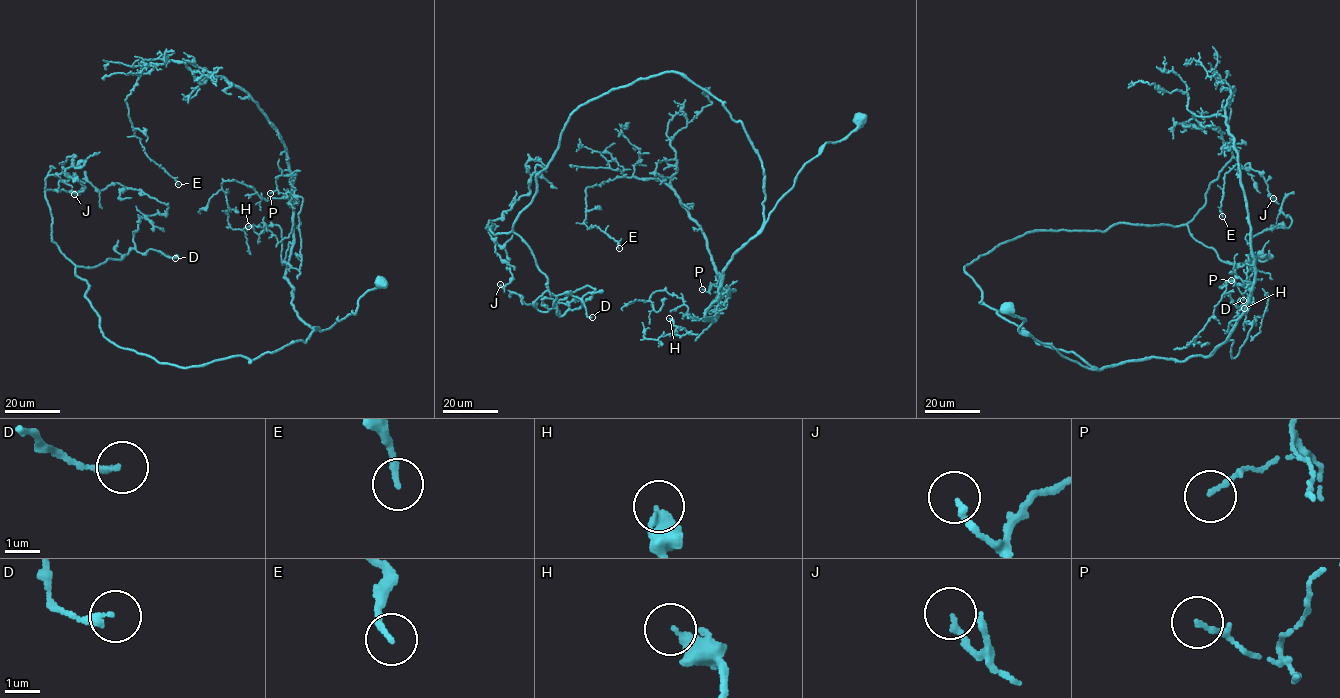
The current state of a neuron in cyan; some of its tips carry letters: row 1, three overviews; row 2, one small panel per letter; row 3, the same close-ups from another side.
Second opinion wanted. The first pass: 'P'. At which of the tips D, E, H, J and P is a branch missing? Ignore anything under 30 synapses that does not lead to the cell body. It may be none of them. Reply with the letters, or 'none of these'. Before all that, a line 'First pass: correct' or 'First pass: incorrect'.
First pass: incorrect
none of these

